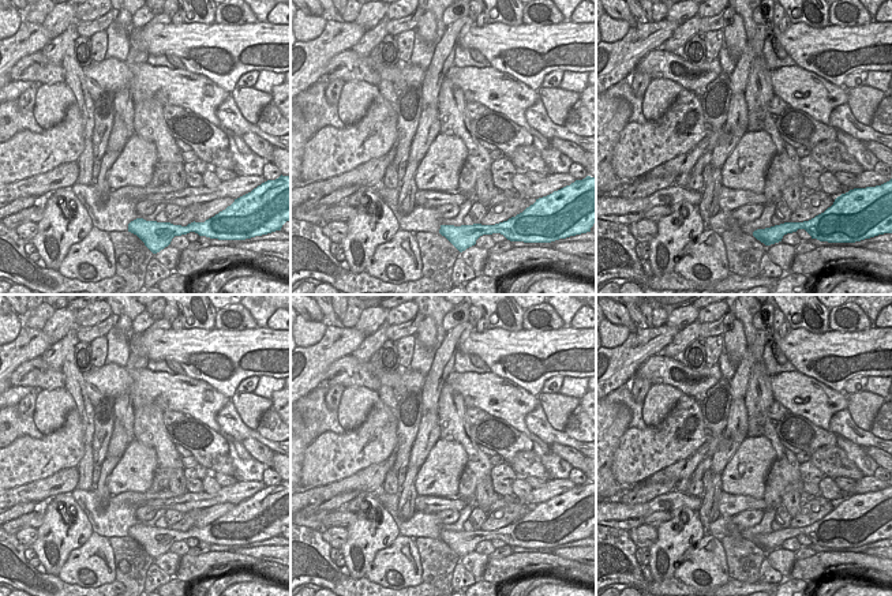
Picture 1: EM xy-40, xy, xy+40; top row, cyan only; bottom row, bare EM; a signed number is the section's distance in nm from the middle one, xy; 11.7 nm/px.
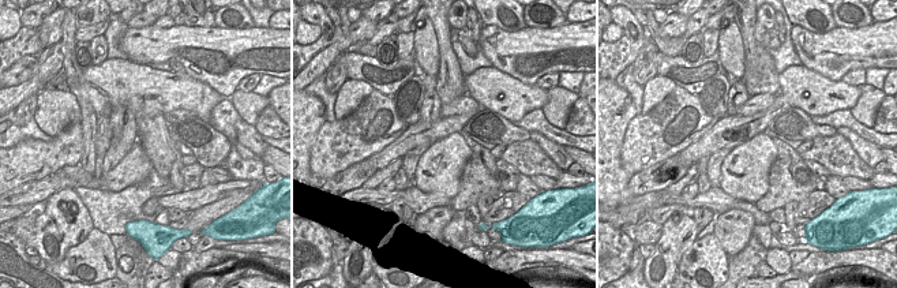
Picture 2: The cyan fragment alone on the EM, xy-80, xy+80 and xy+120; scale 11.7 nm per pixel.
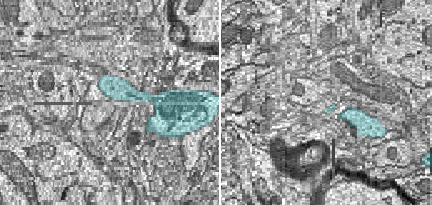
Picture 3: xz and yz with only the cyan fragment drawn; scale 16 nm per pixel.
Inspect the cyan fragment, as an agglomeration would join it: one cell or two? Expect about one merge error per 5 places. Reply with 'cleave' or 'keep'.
keep

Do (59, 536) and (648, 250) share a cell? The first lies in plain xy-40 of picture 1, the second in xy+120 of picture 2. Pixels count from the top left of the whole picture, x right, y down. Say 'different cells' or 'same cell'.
different cells

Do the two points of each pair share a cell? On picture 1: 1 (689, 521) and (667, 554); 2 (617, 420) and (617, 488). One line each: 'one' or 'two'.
1: one
2: one

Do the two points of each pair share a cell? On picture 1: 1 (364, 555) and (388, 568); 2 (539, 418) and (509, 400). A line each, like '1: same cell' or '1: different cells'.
1: different cells
2: different cells

